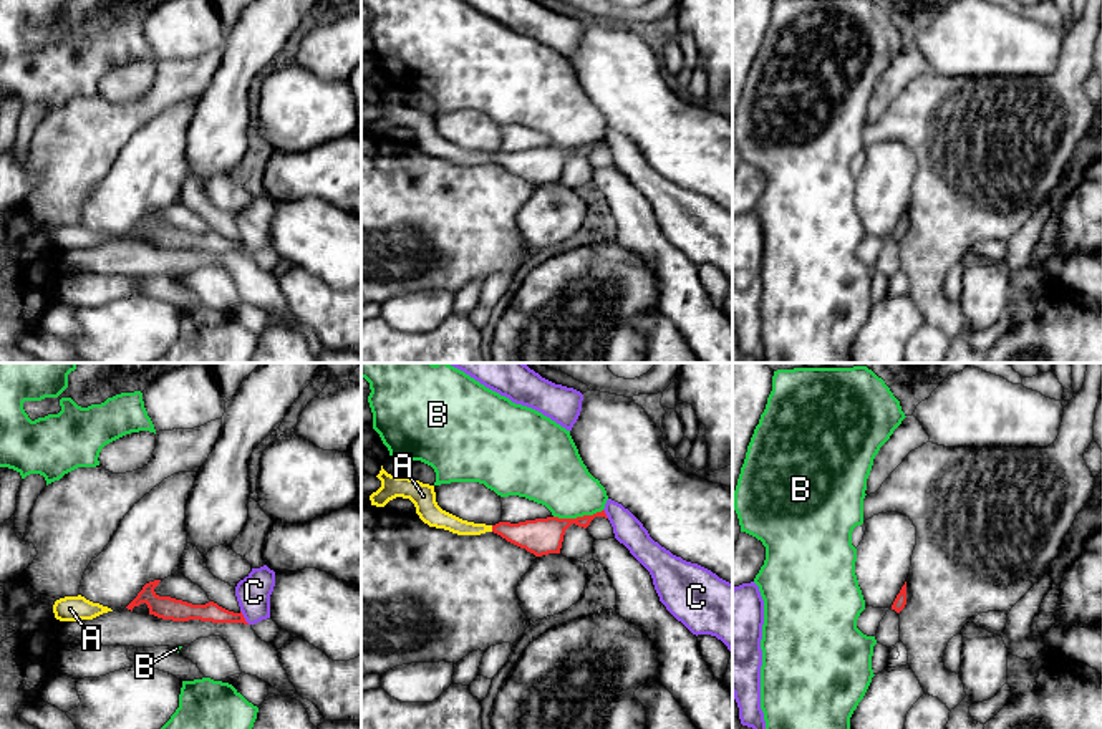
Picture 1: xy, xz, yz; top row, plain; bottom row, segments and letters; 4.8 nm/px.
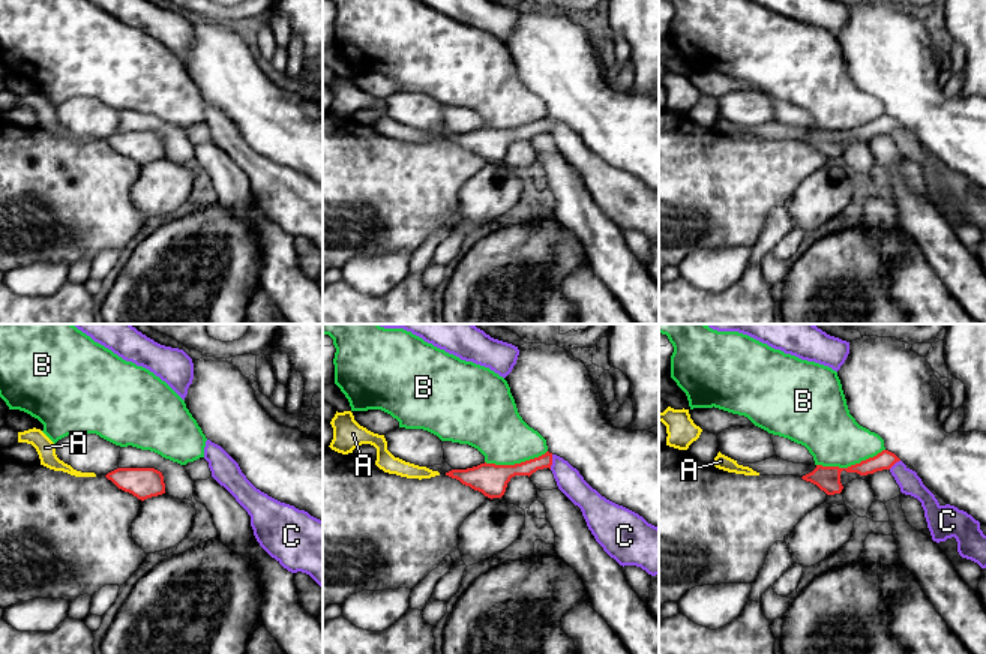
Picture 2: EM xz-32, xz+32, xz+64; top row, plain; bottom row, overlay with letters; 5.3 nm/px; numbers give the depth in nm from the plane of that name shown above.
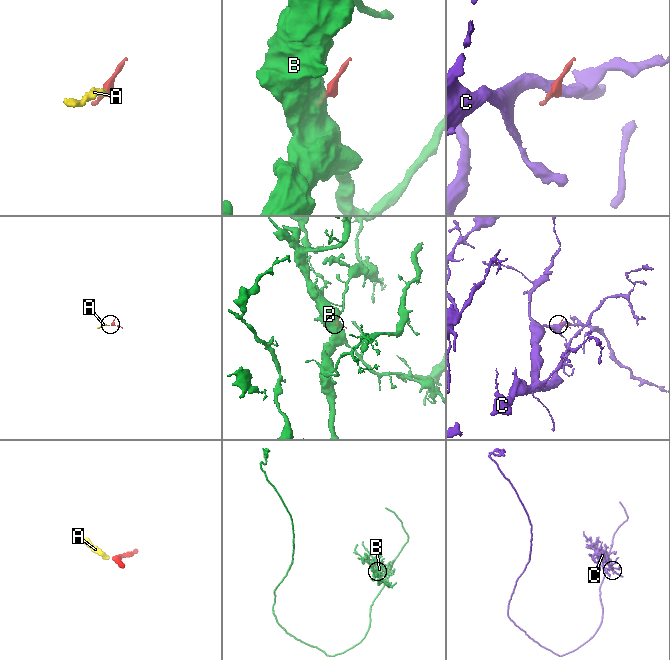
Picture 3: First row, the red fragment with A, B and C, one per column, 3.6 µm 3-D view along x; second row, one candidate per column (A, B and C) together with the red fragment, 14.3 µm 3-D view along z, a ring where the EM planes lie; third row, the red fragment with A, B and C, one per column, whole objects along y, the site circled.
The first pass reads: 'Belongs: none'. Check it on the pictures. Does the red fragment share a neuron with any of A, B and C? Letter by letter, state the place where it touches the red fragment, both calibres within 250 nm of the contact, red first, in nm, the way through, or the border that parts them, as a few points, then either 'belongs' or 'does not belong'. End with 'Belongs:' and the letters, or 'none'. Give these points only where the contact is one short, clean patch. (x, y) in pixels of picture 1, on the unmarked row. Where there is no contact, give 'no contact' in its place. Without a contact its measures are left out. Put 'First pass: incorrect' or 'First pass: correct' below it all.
A: contact xz (492, 158); calibres 180 and 90 nm; way xz (541, 166), (492, 158), (466, 158), (443, 148); belongs
B: contact xz (577, 146); calibres 180 and 320 nm; border xz (602, 138), (575, 146), (554, 146); does not belong
C: contact xy (242, 246); calibres 100 and 160 nm; border xy (241, 239), (249, 252); does not belong
Belongs: A
First pass: incorrect

